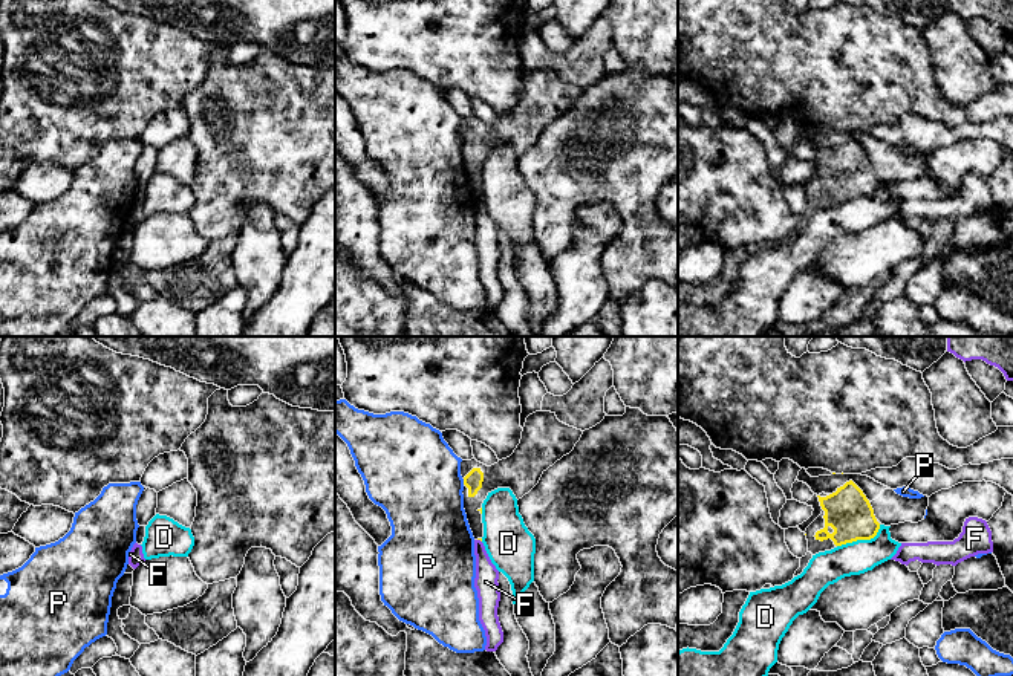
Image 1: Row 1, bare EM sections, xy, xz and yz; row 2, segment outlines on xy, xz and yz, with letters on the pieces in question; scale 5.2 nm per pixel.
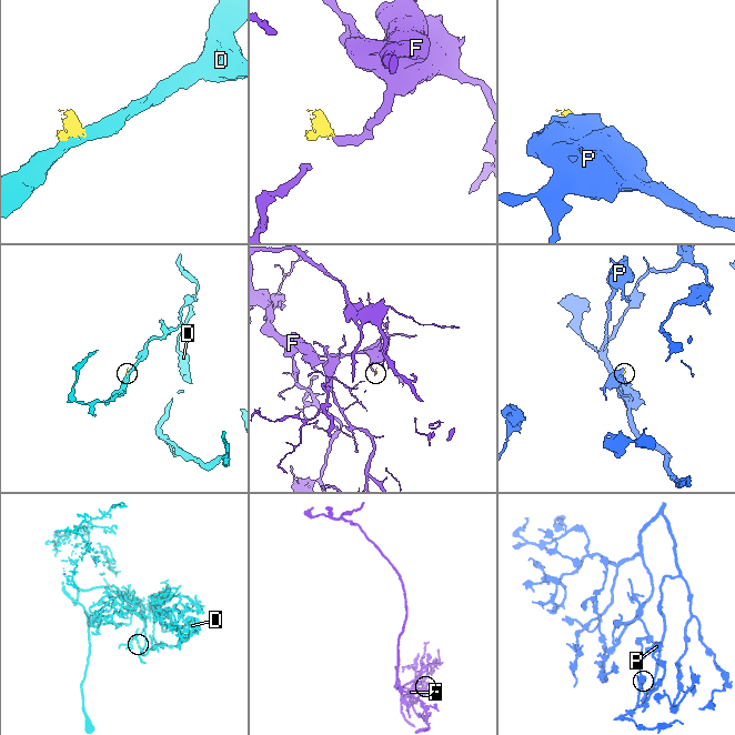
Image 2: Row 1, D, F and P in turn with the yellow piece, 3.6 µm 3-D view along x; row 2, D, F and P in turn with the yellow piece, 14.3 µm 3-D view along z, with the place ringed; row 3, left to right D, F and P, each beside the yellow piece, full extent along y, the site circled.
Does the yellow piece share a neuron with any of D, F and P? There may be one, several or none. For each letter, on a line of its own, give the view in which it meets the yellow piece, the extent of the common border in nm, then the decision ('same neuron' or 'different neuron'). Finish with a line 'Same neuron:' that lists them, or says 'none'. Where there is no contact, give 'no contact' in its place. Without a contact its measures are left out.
D: meets yellow in yz; contact 260 nm long; different neuron
F: meets yellow in xz; contact 30 nm long; different neuron
P: meets yellow in xz; contact 30 nm long; different neuron
Same neuron: none

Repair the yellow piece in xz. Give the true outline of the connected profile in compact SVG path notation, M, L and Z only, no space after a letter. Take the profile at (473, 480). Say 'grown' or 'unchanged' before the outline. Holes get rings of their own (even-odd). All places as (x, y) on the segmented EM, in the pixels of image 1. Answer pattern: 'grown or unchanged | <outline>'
grown | M536 411L526 418L522 439L514 453L487 466L476 459L461 462L461 476L464 479L464 509L474 540L484 537L482 503L487 496L497 488L510 488L516 499L528 494L540 480L542 474L563 456L569 454L580 440L583 431L560 422L555 413Z

